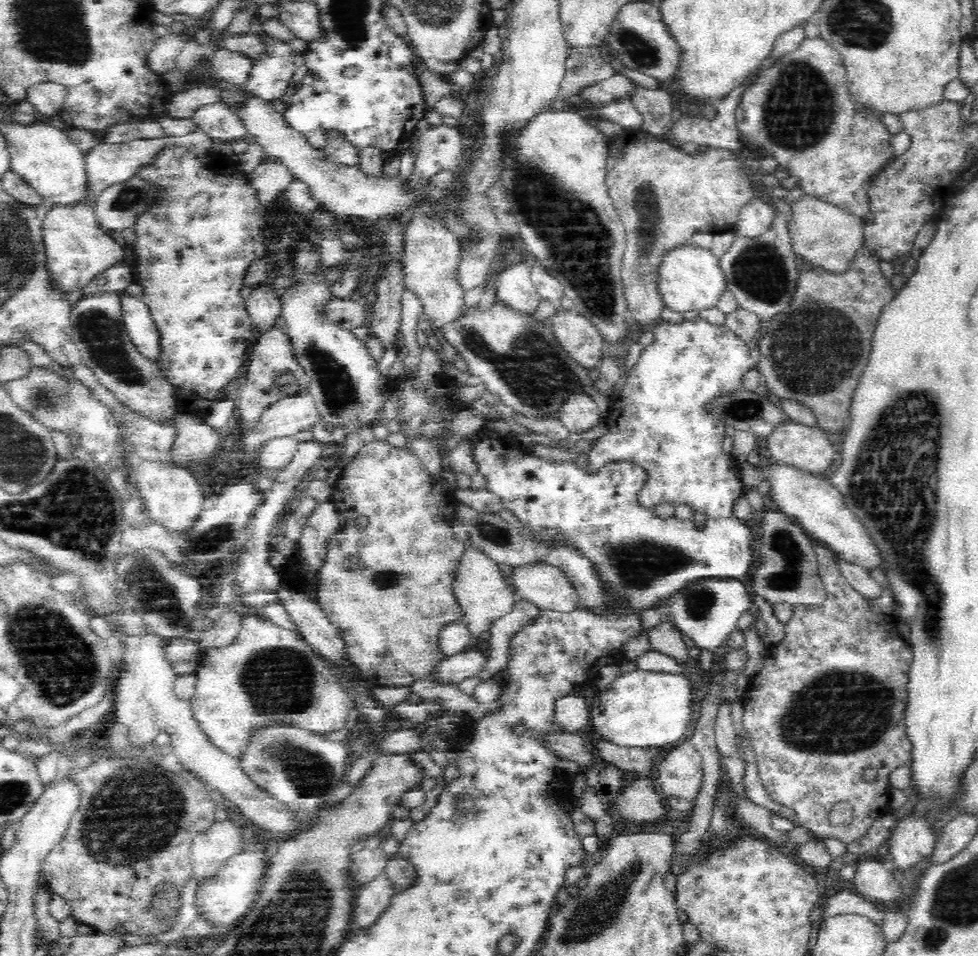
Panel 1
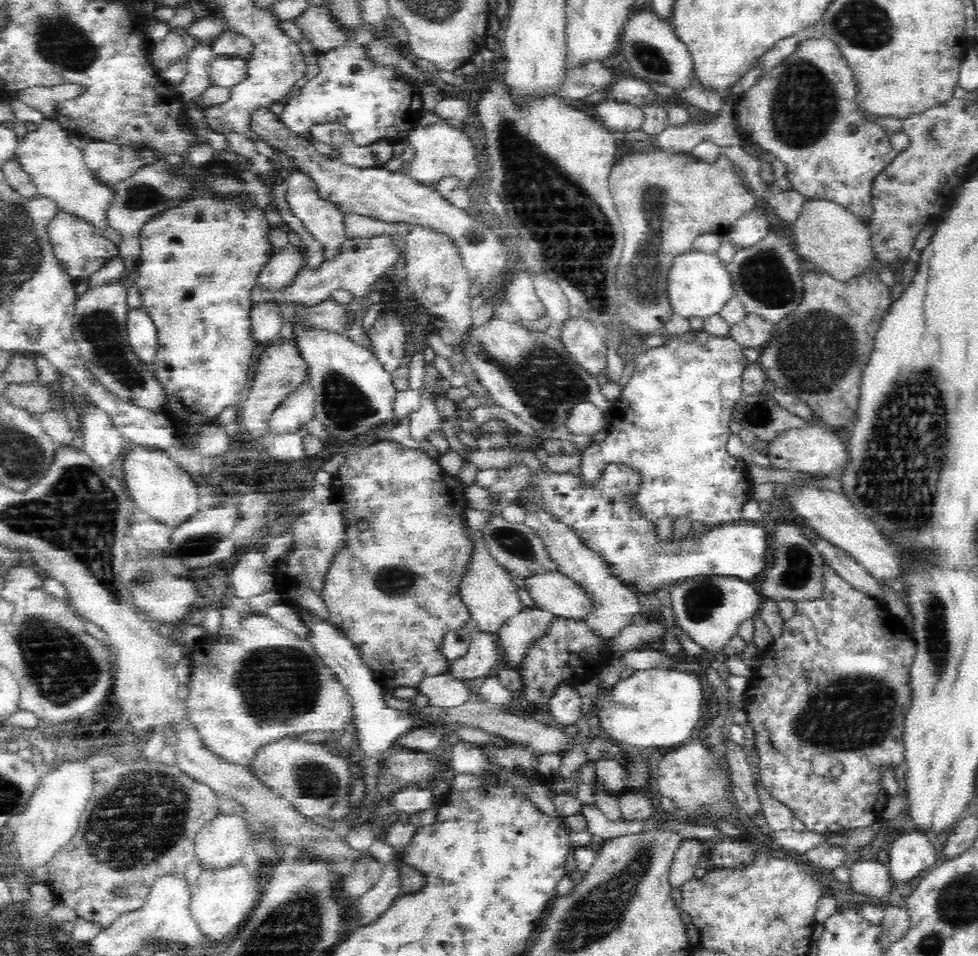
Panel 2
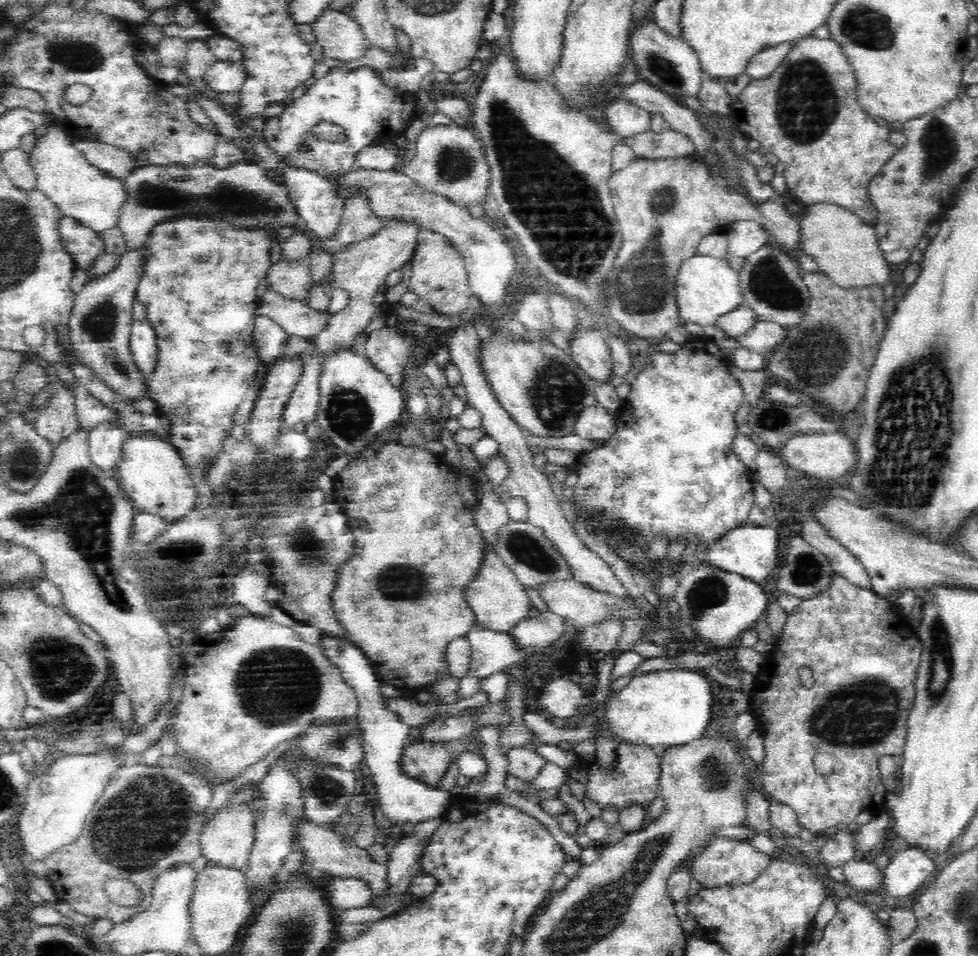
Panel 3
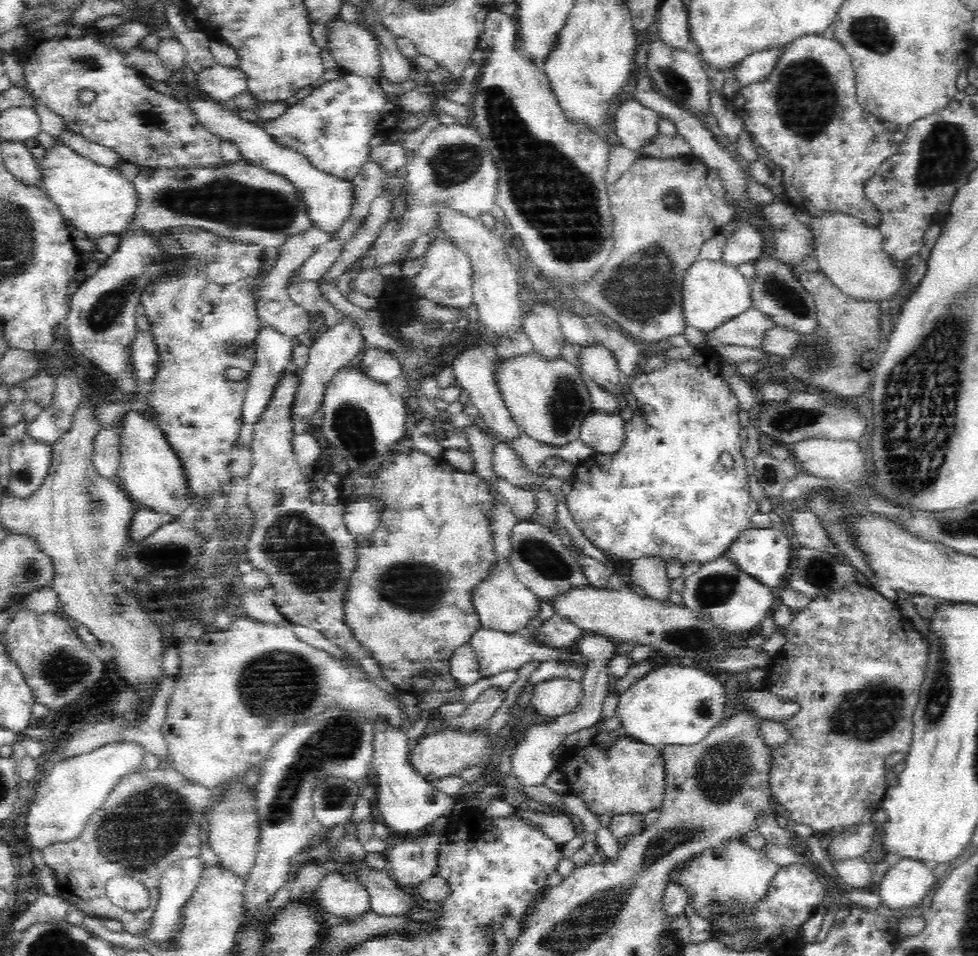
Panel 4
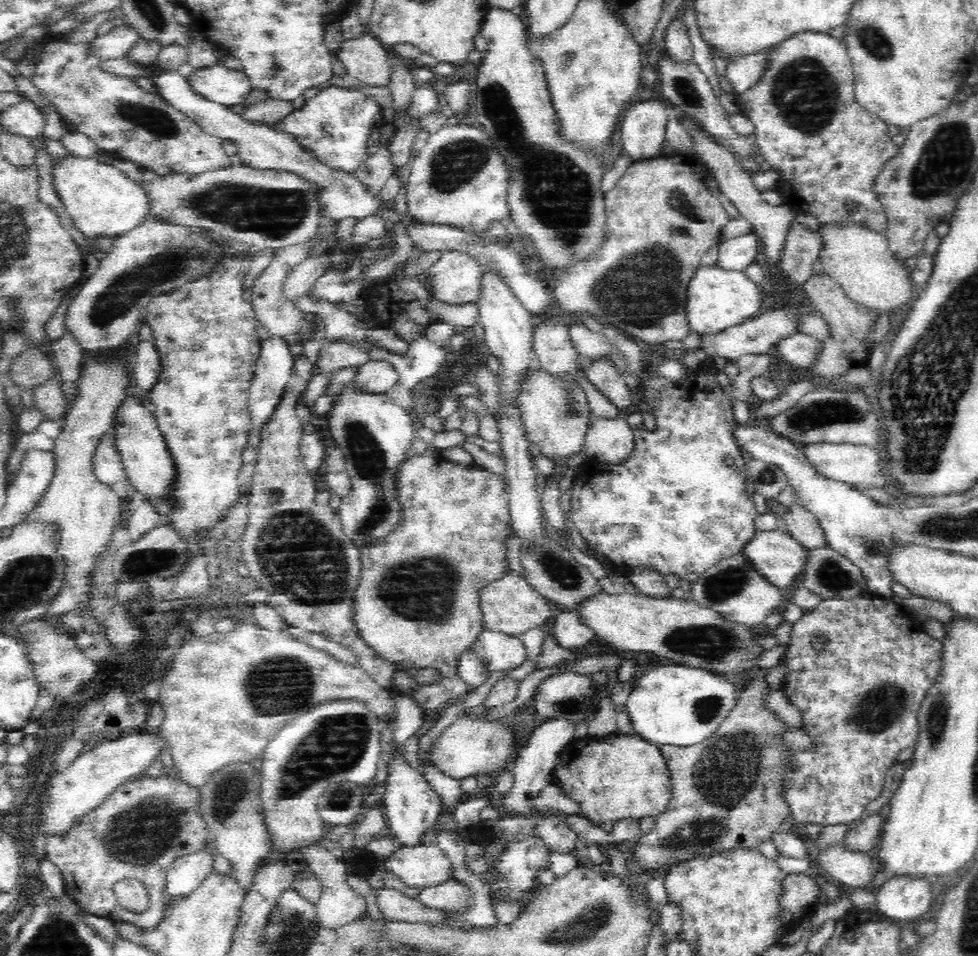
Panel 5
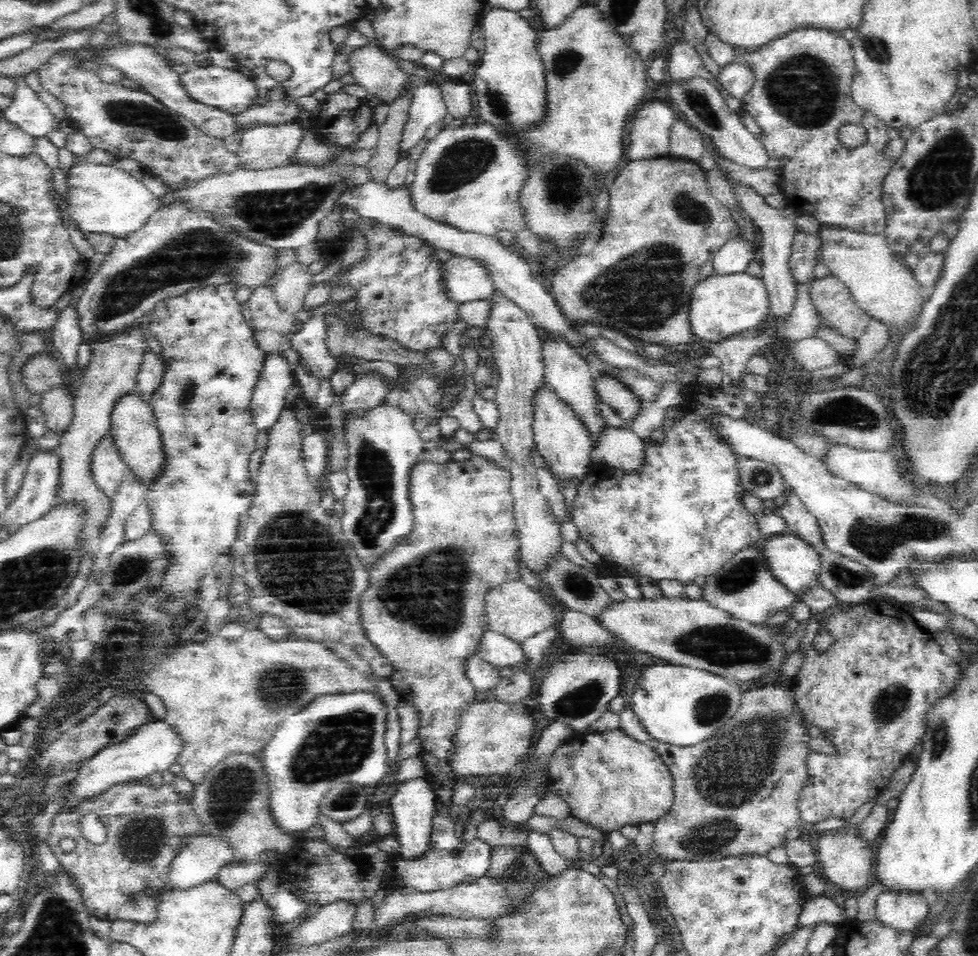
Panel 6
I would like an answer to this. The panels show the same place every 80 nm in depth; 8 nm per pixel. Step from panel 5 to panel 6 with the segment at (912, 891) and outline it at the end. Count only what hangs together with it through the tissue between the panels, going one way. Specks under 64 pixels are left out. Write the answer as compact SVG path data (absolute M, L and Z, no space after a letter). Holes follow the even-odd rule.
M884 891L875 904L874 921L898 933L915 933L926 925L924 920L930 912L922 893L898 895Z

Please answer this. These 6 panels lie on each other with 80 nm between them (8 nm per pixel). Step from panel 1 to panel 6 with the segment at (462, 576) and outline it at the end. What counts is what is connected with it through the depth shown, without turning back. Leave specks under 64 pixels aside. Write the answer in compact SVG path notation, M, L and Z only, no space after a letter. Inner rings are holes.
M506 582L502 586L492 588L485 598L486 615L489 630L507 635L508 638L522 644L535 634L548 630L557 624L559 615L546 604L538 592L534 592L528 584L521 582Z

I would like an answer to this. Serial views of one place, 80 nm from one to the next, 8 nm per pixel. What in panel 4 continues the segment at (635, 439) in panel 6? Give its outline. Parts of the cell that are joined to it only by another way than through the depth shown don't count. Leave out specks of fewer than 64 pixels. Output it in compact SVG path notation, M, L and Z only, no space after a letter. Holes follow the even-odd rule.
M591 411L581 426L581 440L593 453L615 455L626 440L625 422L619 411L602 413Z

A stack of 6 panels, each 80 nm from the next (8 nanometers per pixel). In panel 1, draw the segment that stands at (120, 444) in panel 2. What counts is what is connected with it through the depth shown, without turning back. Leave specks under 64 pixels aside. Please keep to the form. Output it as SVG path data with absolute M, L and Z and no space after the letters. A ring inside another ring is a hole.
M32 367L28 376L2 385L10 398L22 410L28 412L49 429L53 428L68 433L77 432L80 437L80 445L91 454L95 464L107 469L119 457L121 451L118 445L121 438L118 423L112 411L97 401L96 397L90 393L90 389L84 387L80 381L68 379L60 371Z

